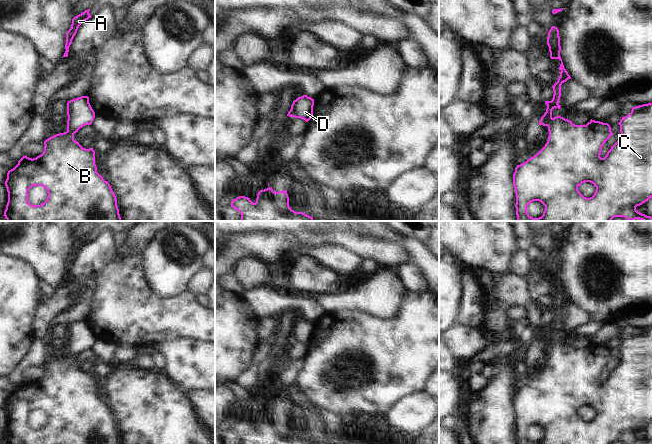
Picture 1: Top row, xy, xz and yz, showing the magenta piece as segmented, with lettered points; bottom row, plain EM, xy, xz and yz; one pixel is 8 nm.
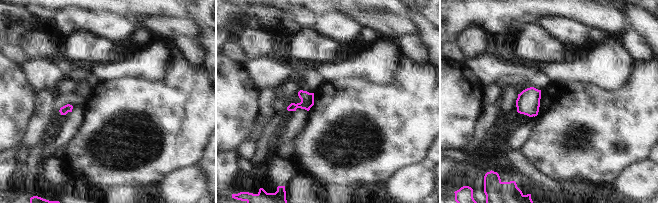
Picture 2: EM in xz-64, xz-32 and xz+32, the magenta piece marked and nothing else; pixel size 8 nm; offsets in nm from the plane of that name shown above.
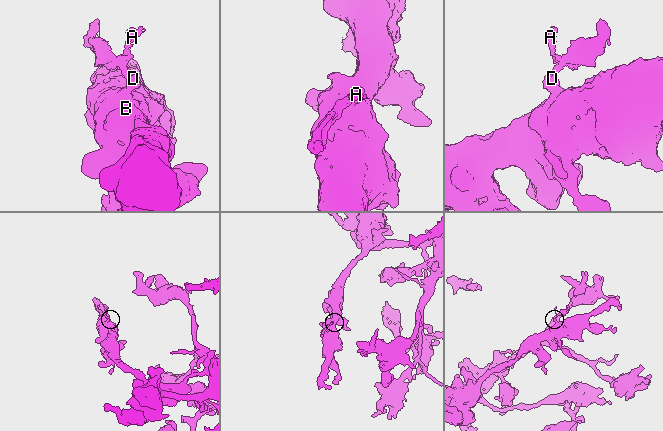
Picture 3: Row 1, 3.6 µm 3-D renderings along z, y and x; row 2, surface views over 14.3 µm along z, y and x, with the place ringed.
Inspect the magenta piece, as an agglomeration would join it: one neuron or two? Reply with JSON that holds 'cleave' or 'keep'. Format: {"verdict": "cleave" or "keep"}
{"verdict": "cleave"}

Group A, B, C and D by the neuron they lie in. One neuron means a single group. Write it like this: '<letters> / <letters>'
A / B C D

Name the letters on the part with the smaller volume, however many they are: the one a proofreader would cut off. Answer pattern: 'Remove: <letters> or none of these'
Remove: A

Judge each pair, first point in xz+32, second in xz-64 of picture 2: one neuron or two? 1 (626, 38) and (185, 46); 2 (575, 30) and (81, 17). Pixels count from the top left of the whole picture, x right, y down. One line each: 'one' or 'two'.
1: one
2: one

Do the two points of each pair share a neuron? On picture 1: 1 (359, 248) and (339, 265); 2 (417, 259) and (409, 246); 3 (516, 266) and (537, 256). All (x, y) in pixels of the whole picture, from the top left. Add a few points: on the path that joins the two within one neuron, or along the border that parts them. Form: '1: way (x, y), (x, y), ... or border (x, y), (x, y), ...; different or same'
1: border (331, 244), (343, 246), (363, 258); different
2: way (417, 256), (412, 249); same
3: border (527, 251), (530, 257), (531, 269); different

